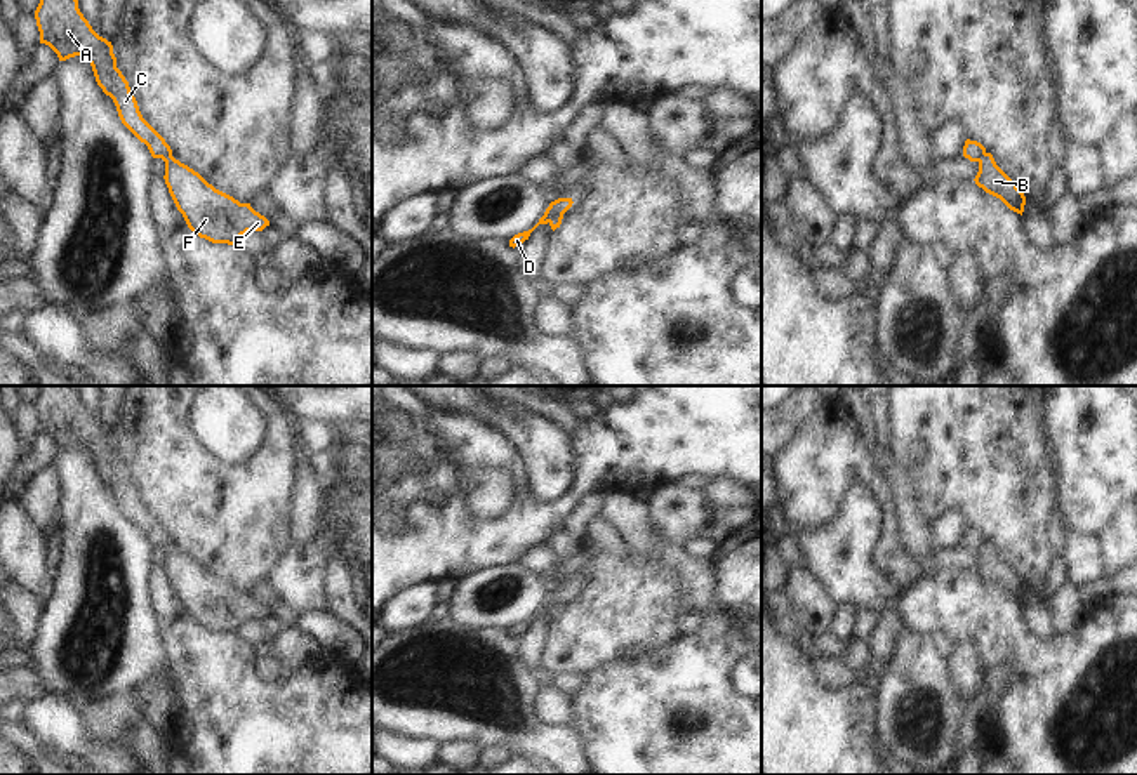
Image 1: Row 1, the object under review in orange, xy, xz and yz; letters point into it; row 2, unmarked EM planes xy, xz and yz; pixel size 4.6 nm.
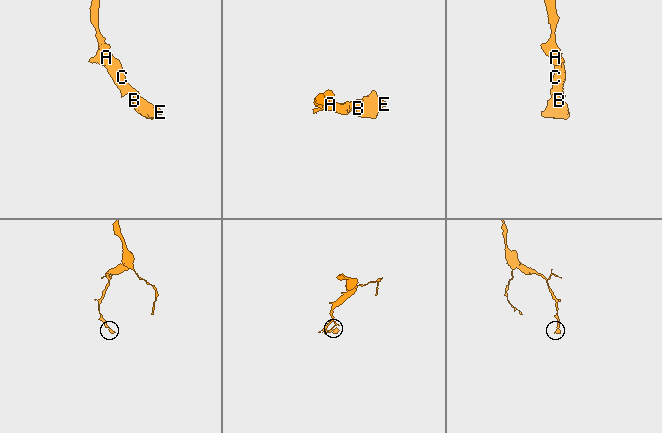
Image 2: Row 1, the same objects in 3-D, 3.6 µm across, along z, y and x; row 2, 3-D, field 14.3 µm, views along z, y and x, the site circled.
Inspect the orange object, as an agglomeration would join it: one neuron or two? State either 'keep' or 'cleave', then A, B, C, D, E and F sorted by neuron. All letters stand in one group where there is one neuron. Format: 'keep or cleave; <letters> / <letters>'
cleave; A C D / B E F

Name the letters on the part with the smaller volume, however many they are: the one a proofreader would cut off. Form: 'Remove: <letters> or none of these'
Remove: B, E, F

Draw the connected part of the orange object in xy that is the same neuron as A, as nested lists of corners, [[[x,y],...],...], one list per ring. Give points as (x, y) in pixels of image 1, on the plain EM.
[[[40,386],[35,408],[40,433],[49,434],[59,450],[83,445],[90,452],[97,474],[113,488],[122,513],[148,535],[151,546],[172,546],[165,528],[143,507],[129,471],[116,457],[111,431],[92,419],[76,386]]]

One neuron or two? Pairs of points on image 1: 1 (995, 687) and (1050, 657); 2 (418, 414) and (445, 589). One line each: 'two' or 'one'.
1: two
2: two

